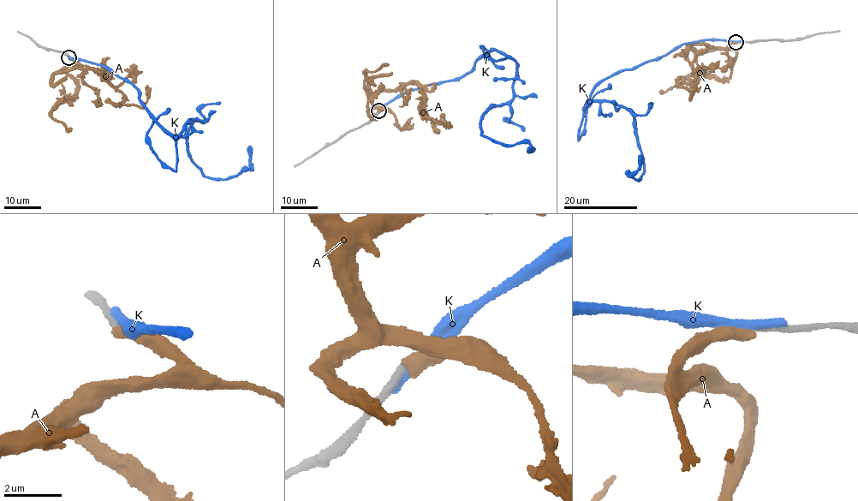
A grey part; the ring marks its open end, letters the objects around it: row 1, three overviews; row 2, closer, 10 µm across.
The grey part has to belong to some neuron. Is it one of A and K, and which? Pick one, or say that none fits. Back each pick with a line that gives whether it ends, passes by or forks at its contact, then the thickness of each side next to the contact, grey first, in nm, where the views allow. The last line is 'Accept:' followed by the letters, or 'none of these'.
Accept: none of these

